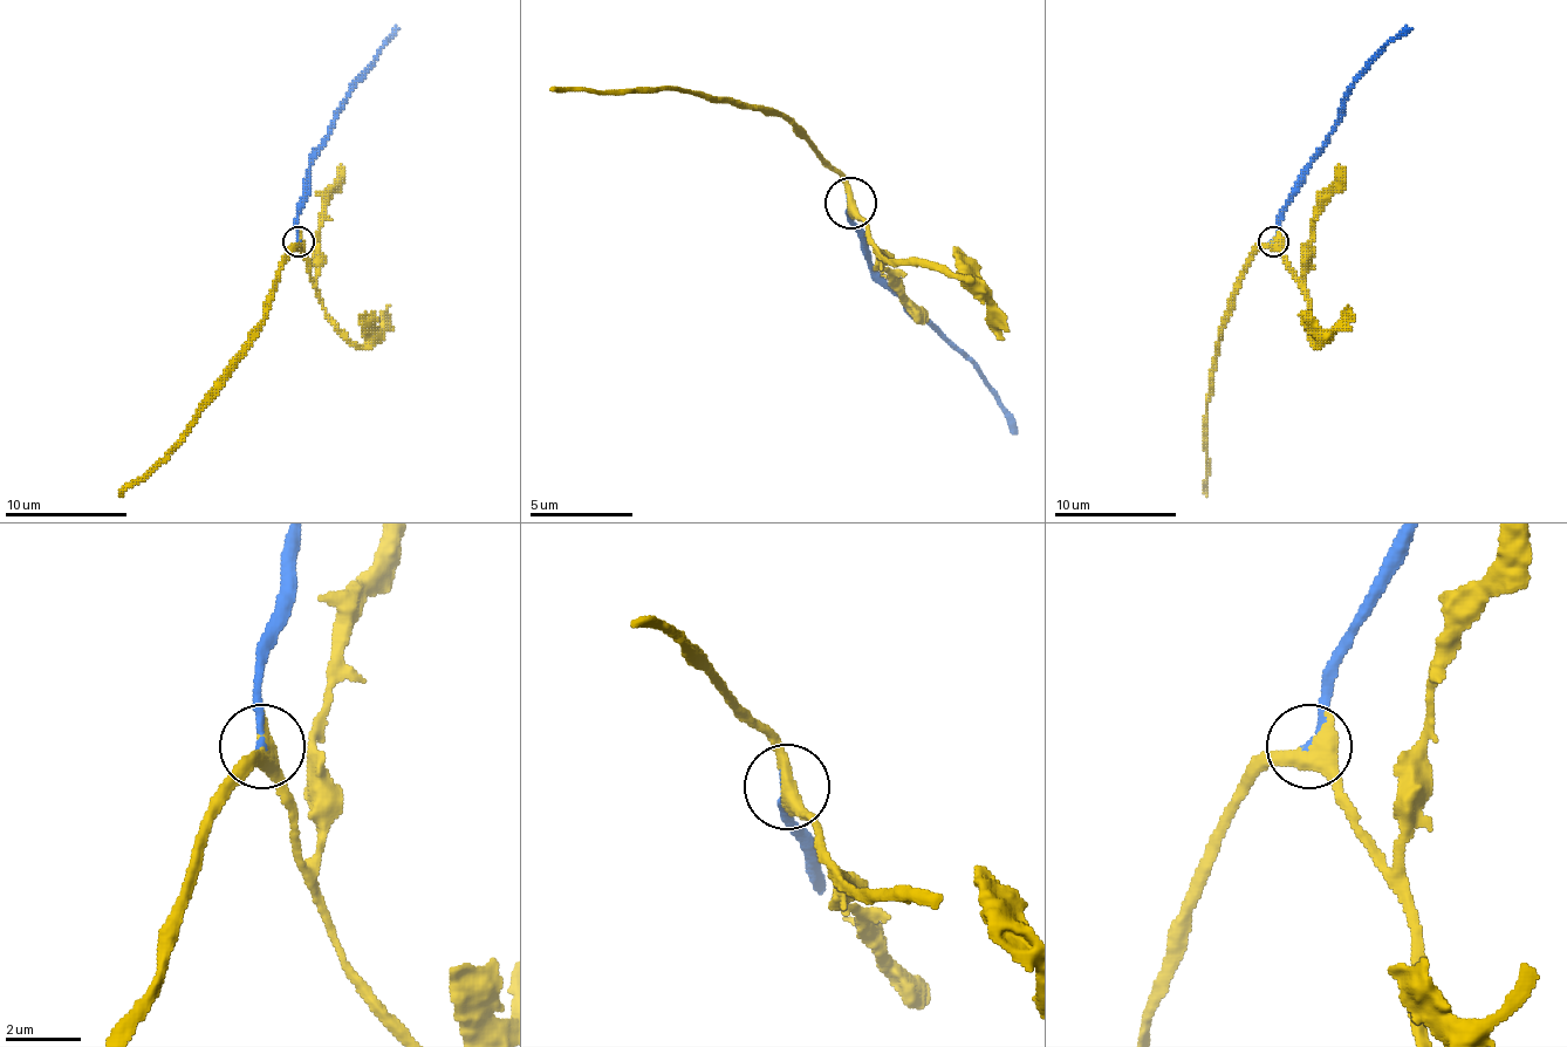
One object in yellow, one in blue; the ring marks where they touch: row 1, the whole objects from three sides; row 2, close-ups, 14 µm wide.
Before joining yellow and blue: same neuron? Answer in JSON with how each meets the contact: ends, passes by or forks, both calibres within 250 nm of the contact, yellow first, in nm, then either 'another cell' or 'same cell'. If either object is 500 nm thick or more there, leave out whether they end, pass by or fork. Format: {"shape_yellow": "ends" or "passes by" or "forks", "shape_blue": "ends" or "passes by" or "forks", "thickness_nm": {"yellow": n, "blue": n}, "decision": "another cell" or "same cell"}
{"shape_yellow": "passes by", "shape_blue": "ends", "thickness_nm": {"yellow": 460, "blue": 180}, "decision": "same cell"}

